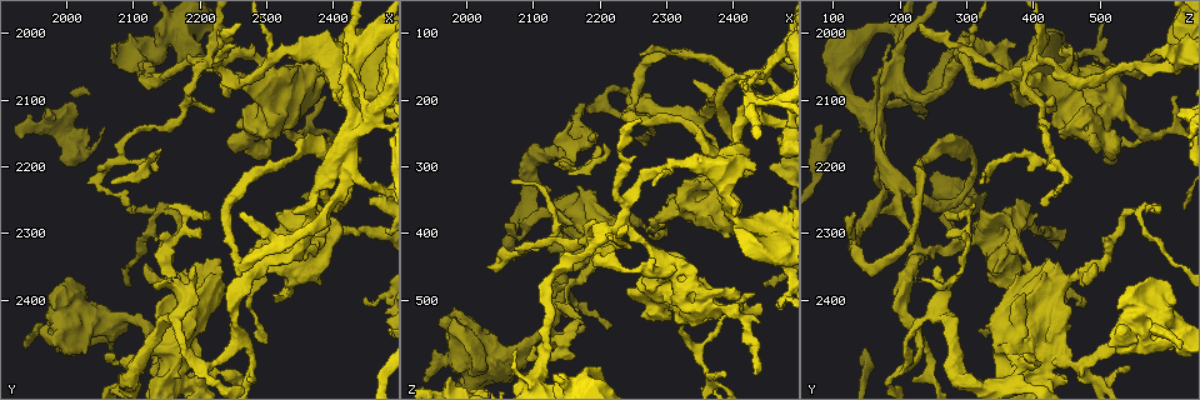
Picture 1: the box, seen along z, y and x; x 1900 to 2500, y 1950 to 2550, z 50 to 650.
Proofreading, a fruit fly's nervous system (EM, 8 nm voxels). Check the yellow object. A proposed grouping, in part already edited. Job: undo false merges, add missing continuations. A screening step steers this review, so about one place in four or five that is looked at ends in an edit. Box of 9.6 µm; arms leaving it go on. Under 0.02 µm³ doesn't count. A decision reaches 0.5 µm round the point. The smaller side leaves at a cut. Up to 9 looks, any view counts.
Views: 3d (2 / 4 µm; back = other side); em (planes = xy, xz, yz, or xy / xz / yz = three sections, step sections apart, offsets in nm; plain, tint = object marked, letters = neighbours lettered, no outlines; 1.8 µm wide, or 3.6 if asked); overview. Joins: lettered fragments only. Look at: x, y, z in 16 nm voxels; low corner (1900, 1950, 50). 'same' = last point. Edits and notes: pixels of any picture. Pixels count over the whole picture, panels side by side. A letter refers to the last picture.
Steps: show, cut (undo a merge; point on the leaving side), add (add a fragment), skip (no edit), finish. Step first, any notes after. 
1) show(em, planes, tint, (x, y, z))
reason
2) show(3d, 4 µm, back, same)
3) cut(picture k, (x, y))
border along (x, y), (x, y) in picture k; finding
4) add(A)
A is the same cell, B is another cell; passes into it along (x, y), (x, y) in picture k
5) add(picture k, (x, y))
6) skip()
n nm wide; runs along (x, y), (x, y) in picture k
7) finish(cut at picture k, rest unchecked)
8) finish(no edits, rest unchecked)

show(3d, 4 µm, back, (2370, 2295, 350))
abrupt turn

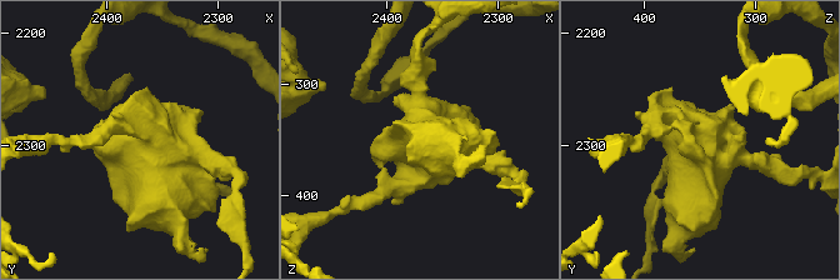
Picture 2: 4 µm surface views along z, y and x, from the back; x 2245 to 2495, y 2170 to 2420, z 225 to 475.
show(em, 3.6 µm, xy, step 8, tint, (2374, 2296, 346))

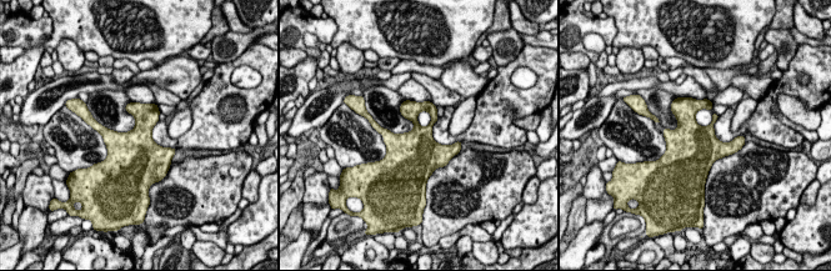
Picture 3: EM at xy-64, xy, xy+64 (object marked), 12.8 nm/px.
show(em, 3.6 µm, planes, letters, same)

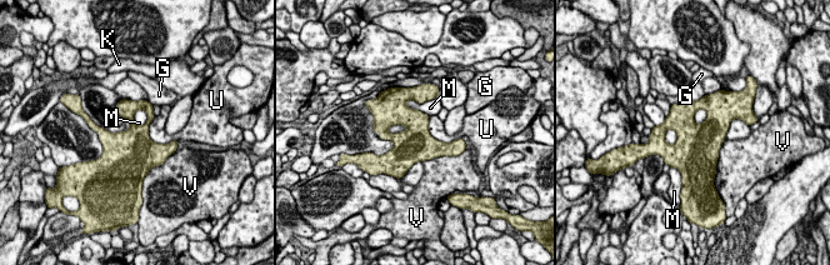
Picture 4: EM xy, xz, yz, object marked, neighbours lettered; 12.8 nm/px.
skip()
G, K, M, U and V are other cells; border along (435, 96), (405, 105) in picture 4; continuous, no second neuron

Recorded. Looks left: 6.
show(3d, 4 µm, back, (2230, 2055, 390))
four arms meet

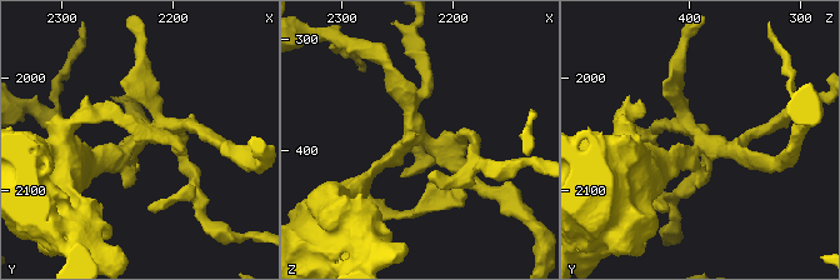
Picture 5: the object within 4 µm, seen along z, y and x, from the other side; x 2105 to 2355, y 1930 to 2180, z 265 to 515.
show(em, planes, tint, (2234, 2058, 386))

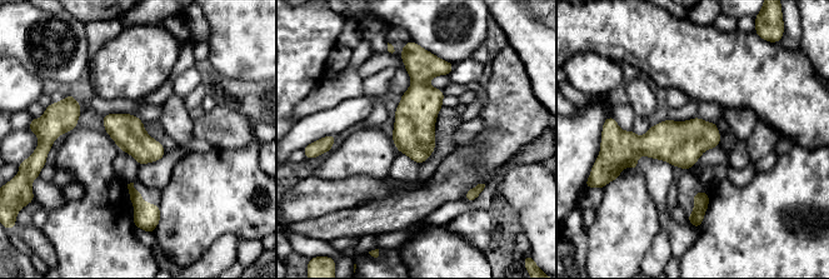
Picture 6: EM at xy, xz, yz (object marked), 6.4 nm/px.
show(em, planes, letters, same)

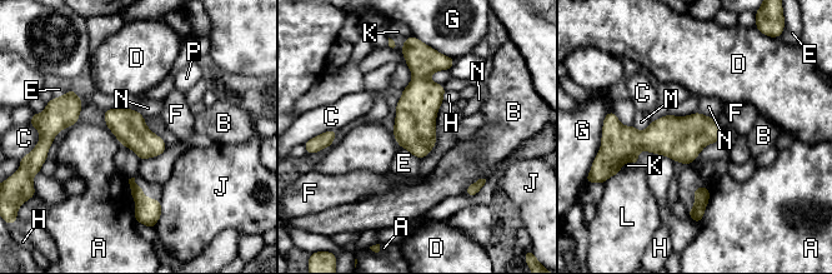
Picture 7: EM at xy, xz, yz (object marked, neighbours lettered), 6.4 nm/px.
skip()
A touches over 240 nm; A, B, C, D, E, F, G, H, J, K, L, M, N and P are other cells; border along (697, 110), (715, 118) in picture 7; all the same neuron

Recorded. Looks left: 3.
show(3d, 4 µm, (2150, 2475, 375))
thin arm on a thick one

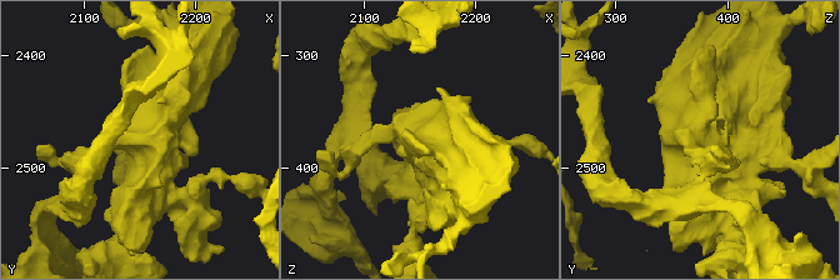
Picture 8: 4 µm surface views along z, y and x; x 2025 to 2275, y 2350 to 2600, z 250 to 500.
show(em, 3.6 µm, xz, step 4, tint, (2152, 2470, 372))

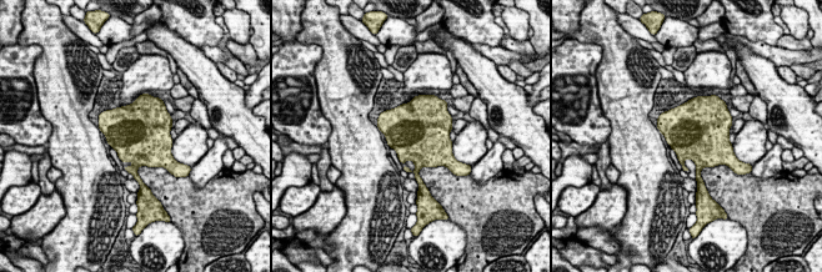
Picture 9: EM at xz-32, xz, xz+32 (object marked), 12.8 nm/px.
show(em, 3.6 µm, xy, step 4, letters, same)

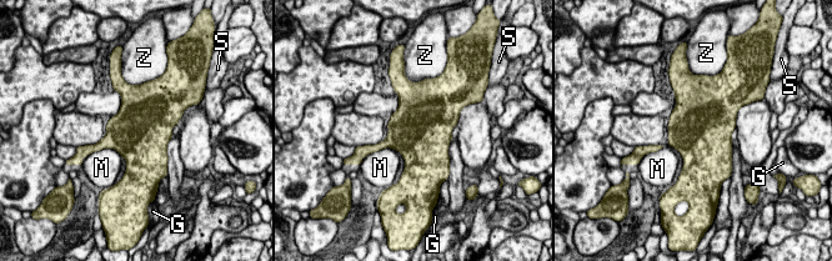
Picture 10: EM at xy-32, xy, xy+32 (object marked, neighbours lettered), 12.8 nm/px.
skip()
G, M, S and Z are other cells; border along (119, 91), (120, 109), (110, 118) in picture 10; one neuron here

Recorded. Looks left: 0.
finish(no edits, rest unchecked)

